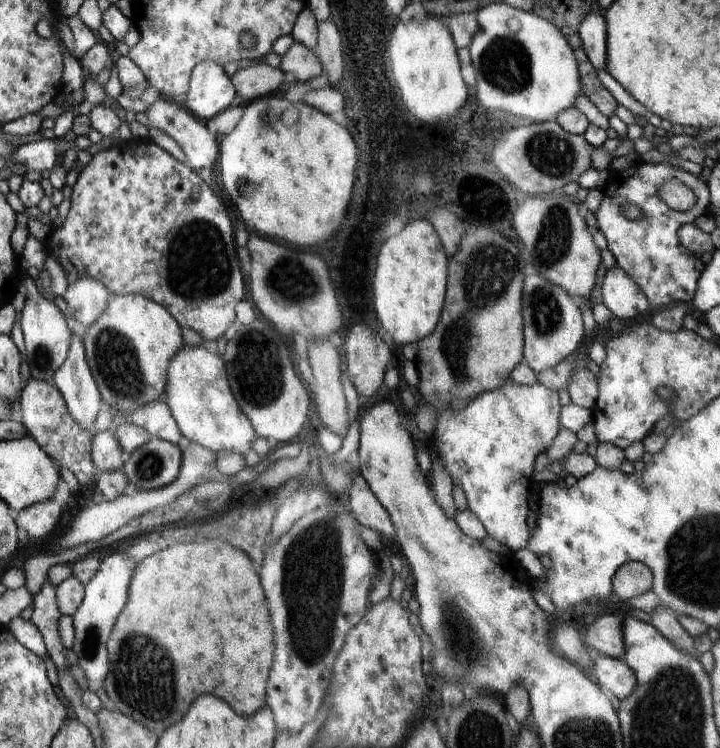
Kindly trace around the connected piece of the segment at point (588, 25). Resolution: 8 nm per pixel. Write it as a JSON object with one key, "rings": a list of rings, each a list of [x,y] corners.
{"rings":[[[590,11],[579,24],[583,49],[592,66],[605,70],[607,67],[607,24],[603,12]]]}

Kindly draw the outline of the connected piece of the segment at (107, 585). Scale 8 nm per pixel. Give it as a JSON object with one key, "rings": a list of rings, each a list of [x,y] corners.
{"rings":[[[116,552],[100,560],[96,574],[84,585],[84,598],[71,616],[75,628],[73,650],[78,655],[78,665],[86,673],[90,690],[96,692],[103,687],[104,679],[110,670],[106,643],[111,635],[118,615],[129,599],[129,586],[138,564],[126,553]]]}

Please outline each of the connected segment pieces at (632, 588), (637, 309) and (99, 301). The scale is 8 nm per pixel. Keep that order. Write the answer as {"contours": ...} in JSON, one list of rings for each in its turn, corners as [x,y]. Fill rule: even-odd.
{"contours":[[[[643,562],[619,563],[616,574],[610,580],[610,592],[622,602],[628,602],[652,590],[653,574],[648,565]]],[[[617,264],[608,272],[602,272],[599,280],[602,303],[614,316],[622,320],[636,319],[650,308],[642,289]]],[[[84,278],[68,285],[63,298],[68,304],[67,312],[88,330],[106,310],[110,294],[100,281]]]]}

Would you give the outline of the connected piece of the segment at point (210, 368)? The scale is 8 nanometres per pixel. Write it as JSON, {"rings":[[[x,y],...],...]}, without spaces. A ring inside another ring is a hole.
{"rings":[[[209,342],[199,347],[185,344],[170,361],[167,377],[166,404],[187,443],[199,444],[213,453],[229,450],[245,456],[258,436],[234,398],[222,353]]]}

